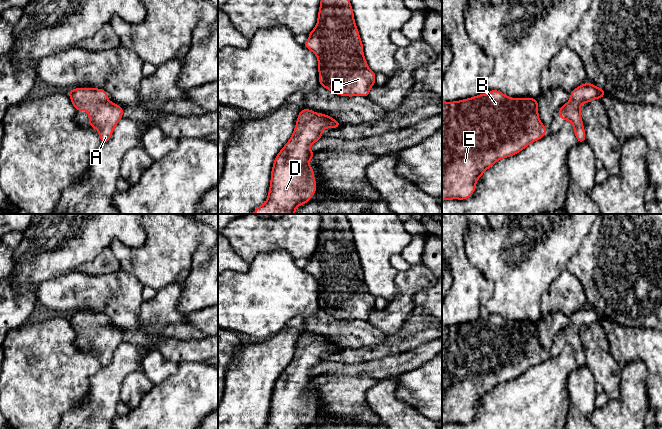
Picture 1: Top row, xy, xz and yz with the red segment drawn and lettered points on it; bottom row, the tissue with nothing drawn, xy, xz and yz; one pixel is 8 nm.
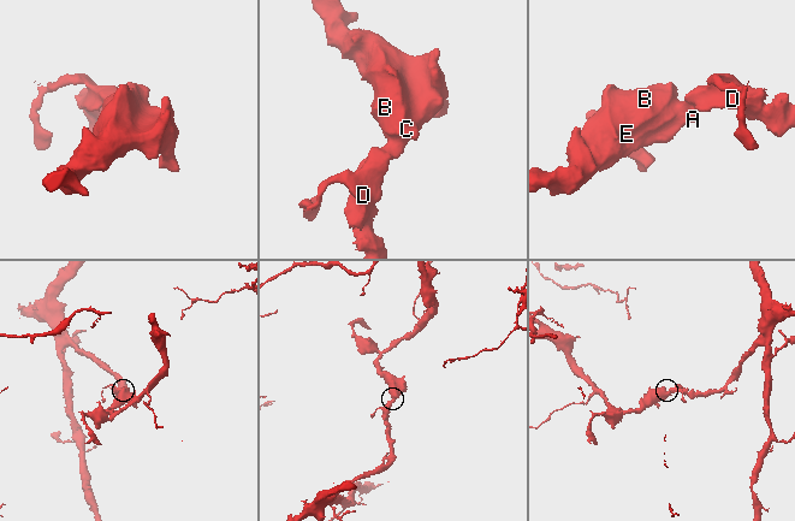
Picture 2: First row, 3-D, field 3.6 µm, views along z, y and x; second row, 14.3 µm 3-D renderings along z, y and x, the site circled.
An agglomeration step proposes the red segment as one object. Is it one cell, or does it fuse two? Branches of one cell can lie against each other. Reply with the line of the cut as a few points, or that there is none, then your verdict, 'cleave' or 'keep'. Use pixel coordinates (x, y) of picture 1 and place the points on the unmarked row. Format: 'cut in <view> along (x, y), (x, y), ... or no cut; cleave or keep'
no cut; keep

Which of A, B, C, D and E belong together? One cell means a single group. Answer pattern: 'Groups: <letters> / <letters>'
Groups: A B C D E

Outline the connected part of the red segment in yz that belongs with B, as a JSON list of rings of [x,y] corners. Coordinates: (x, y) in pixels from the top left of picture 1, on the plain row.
[[[497,314],[460,325],[442,325],[442,425],[464,424],[472,420],[476,406],[498,384],[518,378],[529,368],[541,363],[547,353],[538,339],[535,322],[510,322]]]

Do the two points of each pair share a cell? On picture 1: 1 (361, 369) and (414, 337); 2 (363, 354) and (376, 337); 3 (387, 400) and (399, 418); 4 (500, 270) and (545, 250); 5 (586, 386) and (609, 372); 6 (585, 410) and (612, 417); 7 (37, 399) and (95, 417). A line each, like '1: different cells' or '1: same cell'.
1: different cells
2: different cells
3: same cell
4: same cell
5: different cells
6: different cells
7: different cells

